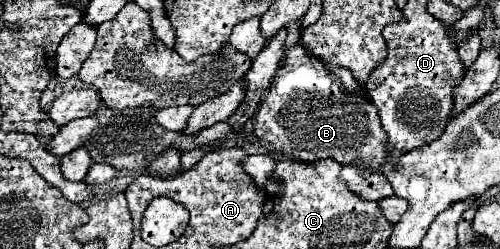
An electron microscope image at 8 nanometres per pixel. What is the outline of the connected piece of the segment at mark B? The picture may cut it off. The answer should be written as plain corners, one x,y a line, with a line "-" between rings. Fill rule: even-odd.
301,45
291,47
283,67
277,69
269,93
255,115
253,133
263,147
307,163
329,157
347,165
359,159
365,161
359,167
379,171
389,157
387,135
383,133
375,105
369,99
355,101
355,97
341,93
339,81
331,77
319,59
309,57

